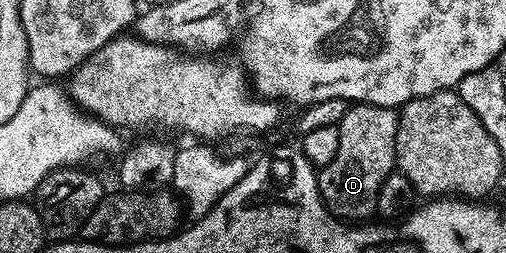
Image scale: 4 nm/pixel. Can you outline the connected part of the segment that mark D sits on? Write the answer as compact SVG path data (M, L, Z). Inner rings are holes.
M355 103L347 108L343 118L339 120L338 126L341 143L337 147L337 155L333 155L333 163L322 166L318 170L319 193L323 197L323 202L327 205L327 210L334 217L339 218L344 223L363 223L376 216L378 195L382 184L397 169L395 144L399 131L399 114L389 105Z

